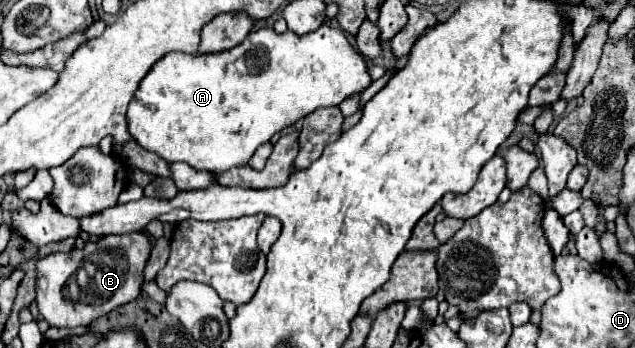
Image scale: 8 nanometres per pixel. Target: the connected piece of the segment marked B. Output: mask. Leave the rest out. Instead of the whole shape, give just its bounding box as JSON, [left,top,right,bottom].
[36,232,152,328]

